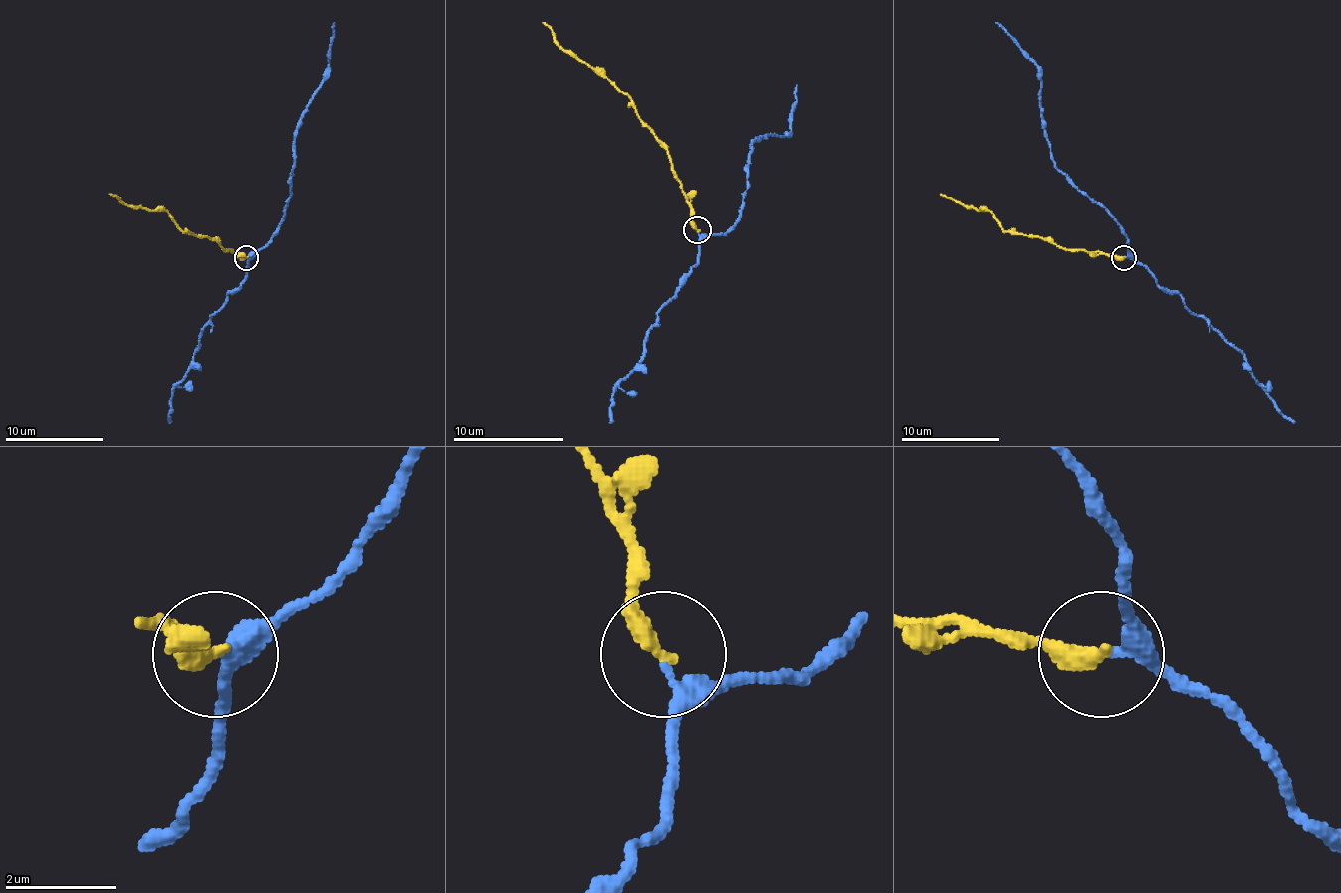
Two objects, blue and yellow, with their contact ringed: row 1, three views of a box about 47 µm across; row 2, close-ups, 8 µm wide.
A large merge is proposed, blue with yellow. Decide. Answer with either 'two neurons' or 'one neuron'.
one neuron

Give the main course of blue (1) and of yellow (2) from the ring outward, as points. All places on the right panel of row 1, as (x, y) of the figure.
1: (1124, 258), (1127, 238), (1117, 221), (1056, 167), (1041, 114), (1039, 70), (995, 23)
2: (1124, 258), (1058, 248), (1039, 236), (1004, 231), (990, 211), (963, 207), (941, 194)

